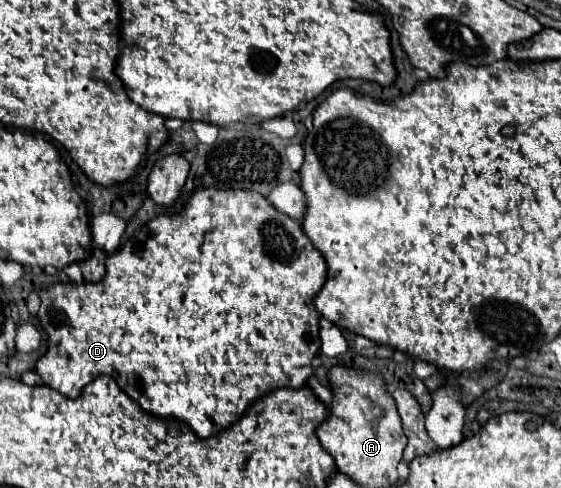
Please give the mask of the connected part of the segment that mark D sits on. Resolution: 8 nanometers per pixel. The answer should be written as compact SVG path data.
M196 189L182 211L174 215L158 215L150 219L142 229L138 229L122 247L118 247L106 259L106 275L98 283L54 283L48 289L36 291L40 295L40 309L36 313L40 327L48 333L48 349L36 361L36 373L40 375L42 383L56 389L66 397L78 397L78 391L90 381L98 377L98 373L106 373L114 377L118 387L130 395L144 411L150 411L156 417L174 417L190 425L190 429L206 439L210 435L218 435L228 425L238 421L246 407L254 403L256 397L270 393L280 387L304 387L306 379L312 375L312 359L320 351L320 337L318 337L318 321L320 315L312 303L314 295L322 289L326 281L326 261L322 253L310 243L304 235L300 221L280 213L264 195L258 191L244 191L244 189Z

